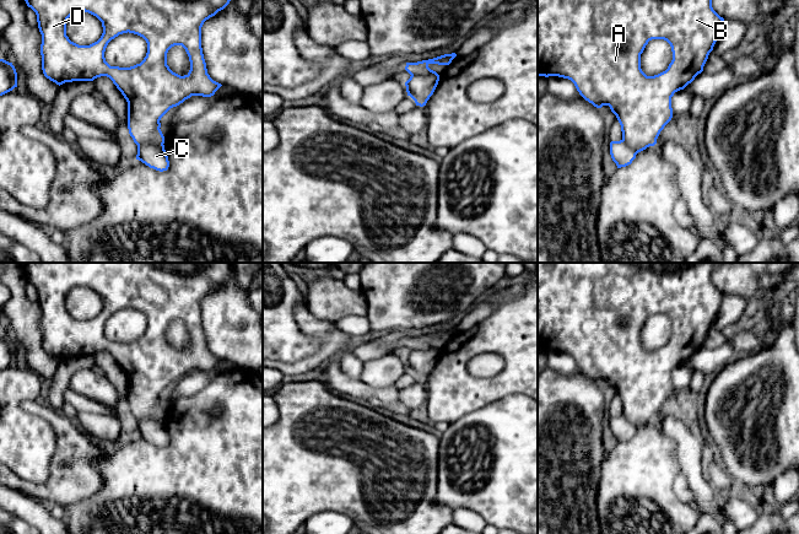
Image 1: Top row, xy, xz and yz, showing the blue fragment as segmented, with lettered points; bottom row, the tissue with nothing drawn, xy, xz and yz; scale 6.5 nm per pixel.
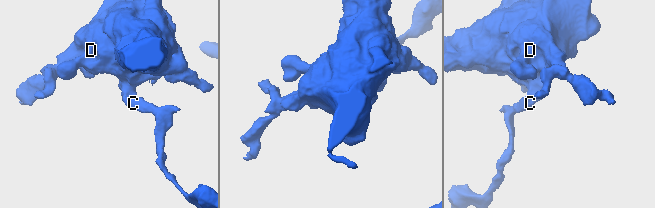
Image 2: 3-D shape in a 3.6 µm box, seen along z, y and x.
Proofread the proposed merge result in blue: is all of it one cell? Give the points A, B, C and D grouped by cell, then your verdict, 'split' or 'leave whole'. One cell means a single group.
A B D / C; split

